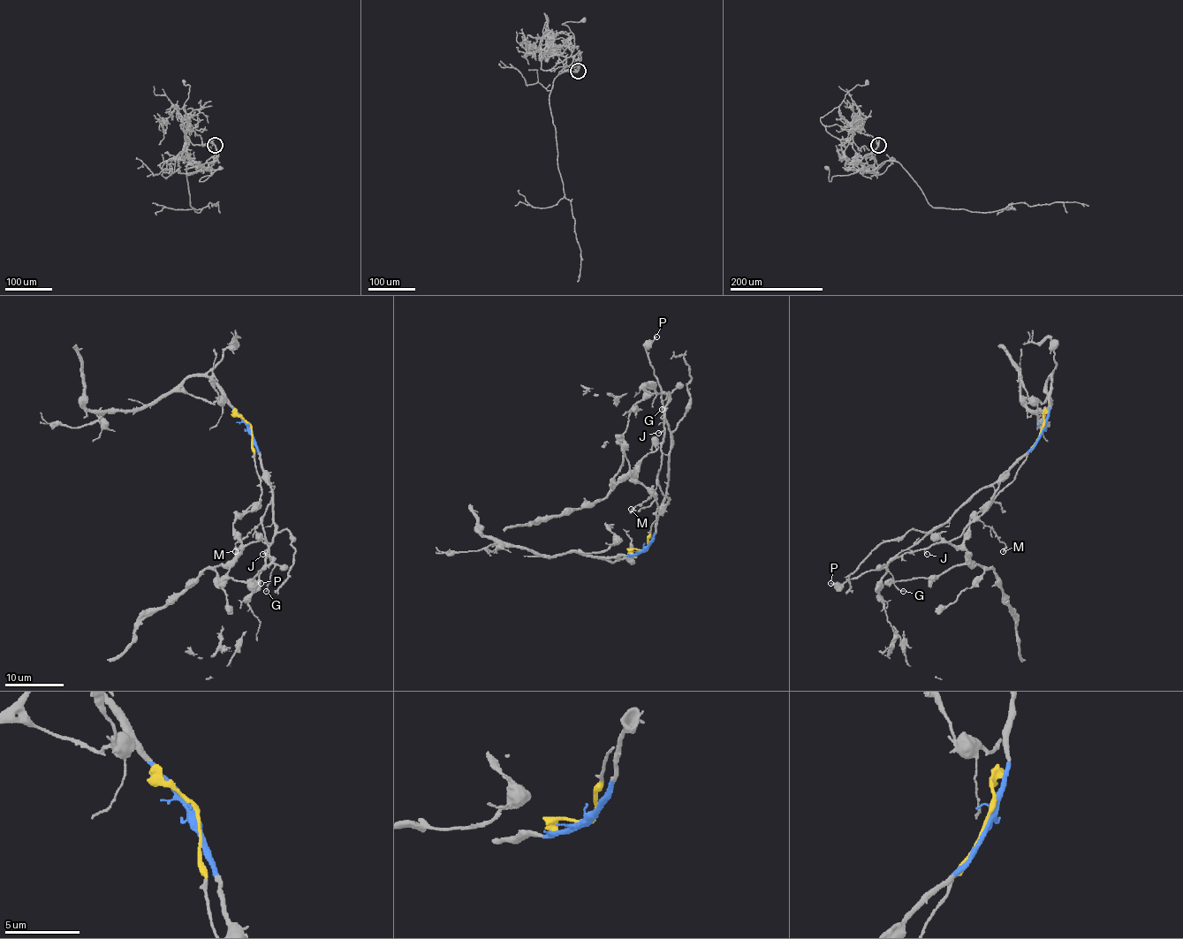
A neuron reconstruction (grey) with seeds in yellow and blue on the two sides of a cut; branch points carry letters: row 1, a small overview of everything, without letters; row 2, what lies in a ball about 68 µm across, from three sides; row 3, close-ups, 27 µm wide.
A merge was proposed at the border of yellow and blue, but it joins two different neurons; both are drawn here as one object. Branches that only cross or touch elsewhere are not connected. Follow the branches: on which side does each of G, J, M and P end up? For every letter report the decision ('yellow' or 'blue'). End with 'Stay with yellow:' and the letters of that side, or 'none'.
G: blue
J: blue
M: blue
P: blue
Stay with yellow: none

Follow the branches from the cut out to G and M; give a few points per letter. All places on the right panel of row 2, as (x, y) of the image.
G: (1041, 428), (1040, 439), (999, 477), (976, 490), (944, 523), (887, 564), (893, 582), (903, 591)
M: (1041, 428), (1040, 439), (1007, 474), (979, 518), (1004, 544), (1005, 549), (1003, 551)

